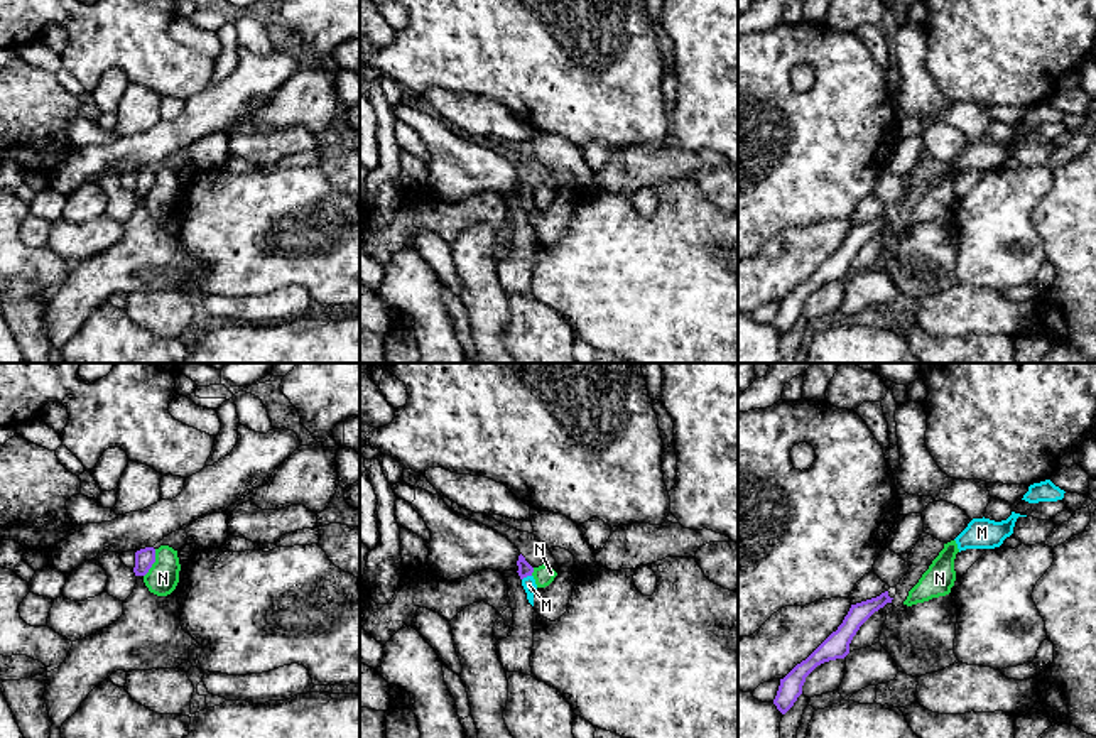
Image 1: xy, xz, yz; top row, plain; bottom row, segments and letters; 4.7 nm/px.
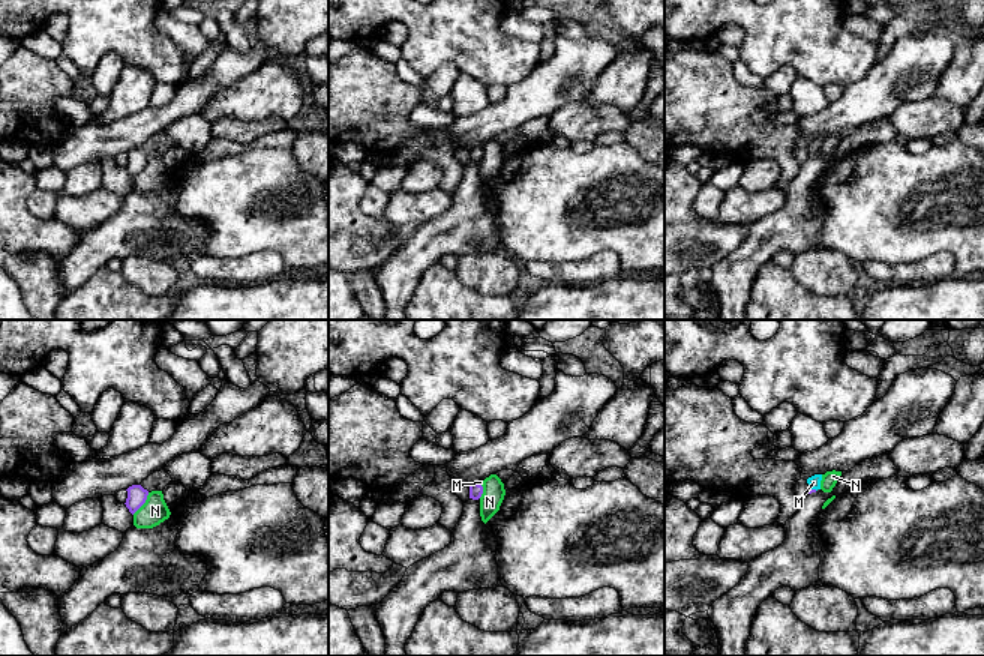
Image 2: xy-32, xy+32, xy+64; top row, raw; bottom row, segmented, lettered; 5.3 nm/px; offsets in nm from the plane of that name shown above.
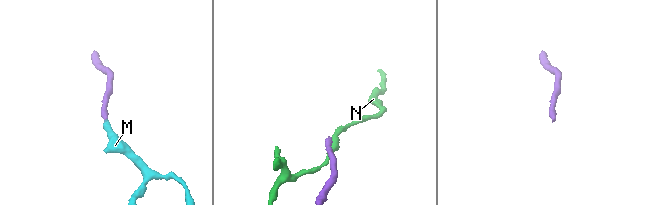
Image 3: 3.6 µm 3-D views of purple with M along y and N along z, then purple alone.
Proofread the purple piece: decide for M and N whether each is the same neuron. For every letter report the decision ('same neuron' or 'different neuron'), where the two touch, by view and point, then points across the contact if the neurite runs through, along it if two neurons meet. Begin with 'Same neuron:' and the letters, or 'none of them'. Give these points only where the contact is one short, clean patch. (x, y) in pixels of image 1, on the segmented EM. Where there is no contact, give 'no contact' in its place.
Same neuron: M
M: same neuron; meets purple in xz at (526, 576); runs through xz (526, 569), (526, 576), (529, 585)
N: different neuron; meets purple in xy at (152, 563); border along xy (156, 549), (156, 559), (144, 576)

